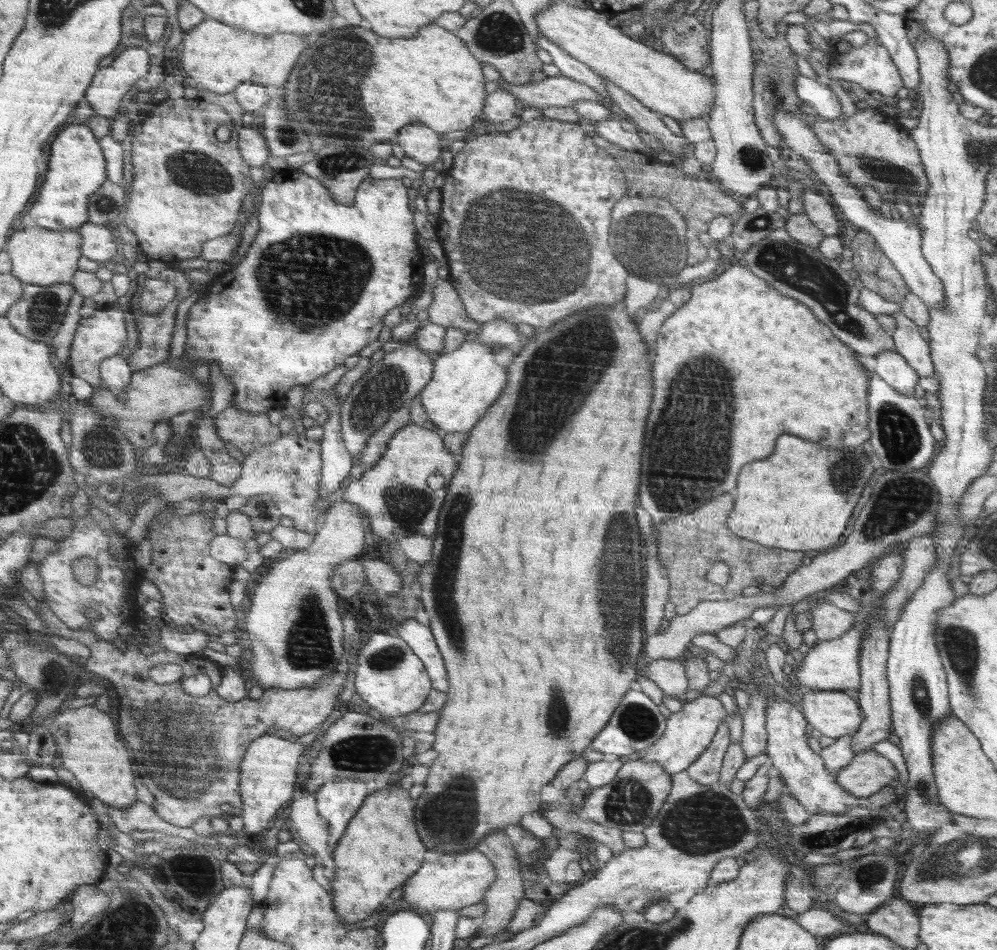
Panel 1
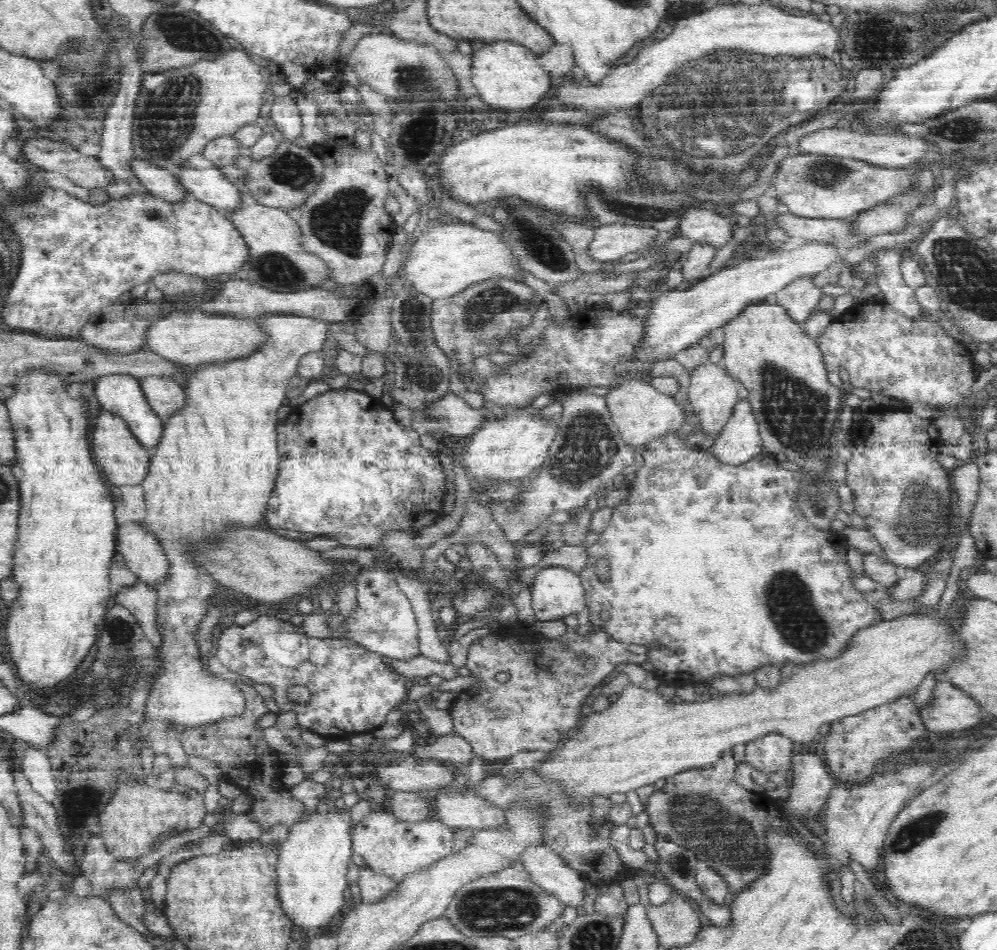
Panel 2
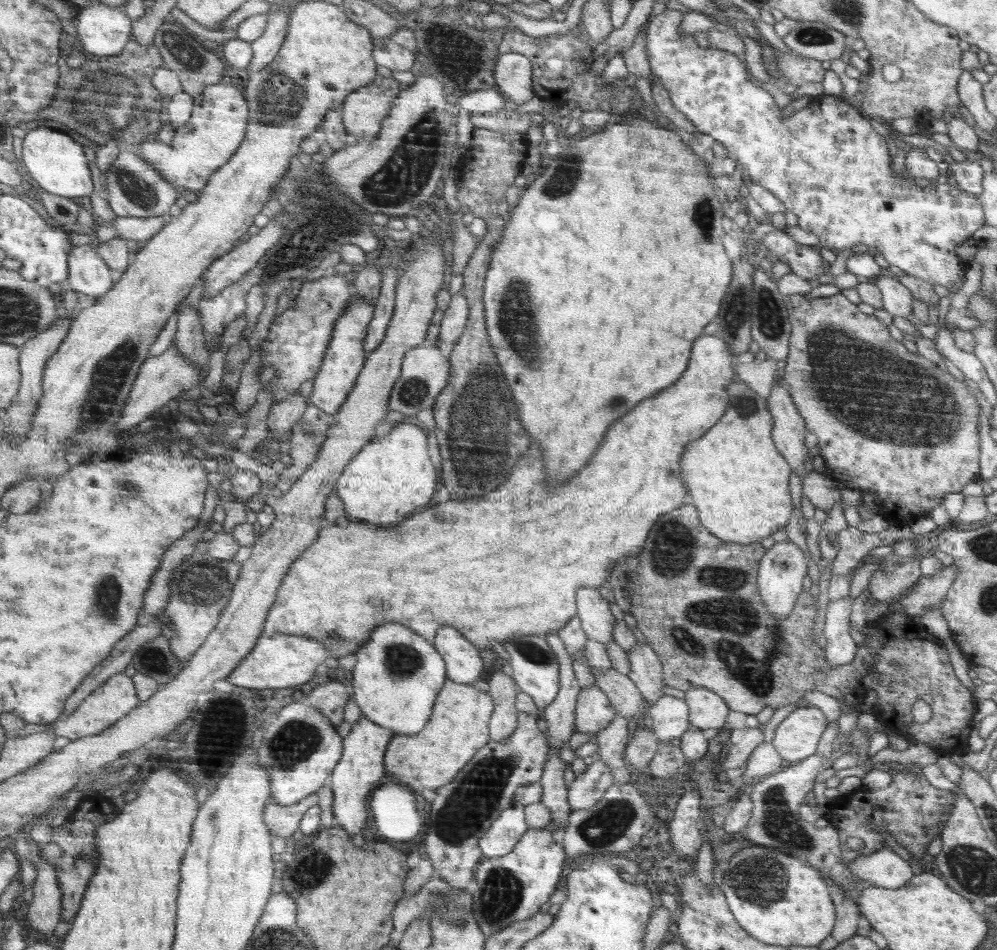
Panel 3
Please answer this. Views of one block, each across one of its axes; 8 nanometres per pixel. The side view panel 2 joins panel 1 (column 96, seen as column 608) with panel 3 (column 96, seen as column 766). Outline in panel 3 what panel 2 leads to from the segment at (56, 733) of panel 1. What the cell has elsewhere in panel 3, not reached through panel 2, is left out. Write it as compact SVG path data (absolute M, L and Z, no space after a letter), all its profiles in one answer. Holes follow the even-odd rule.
M124 671L114 675L104 686L101 686L92 696L89 696L82 703L82 706L79 706L76 714L67 718L60 718L56 723L53 723L53 728L55 728L58 737L64 736L72 739L72 741L102 735L102 732L108 731L110 727L114 727L125 716L140 707L141 701L133 676L128 676Z

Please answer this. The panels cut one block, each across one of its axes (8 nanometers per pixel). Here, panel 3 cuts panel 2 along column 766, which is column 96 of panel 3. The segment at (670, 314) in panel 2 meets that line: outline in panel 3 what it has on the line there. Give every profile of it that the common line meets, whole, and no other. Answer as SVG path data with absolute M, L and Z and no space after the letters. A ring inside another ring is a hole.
M97 243L76 247L69 260L70 277L67 283L81 296L101 298L114 288L111 267L97 251Z

